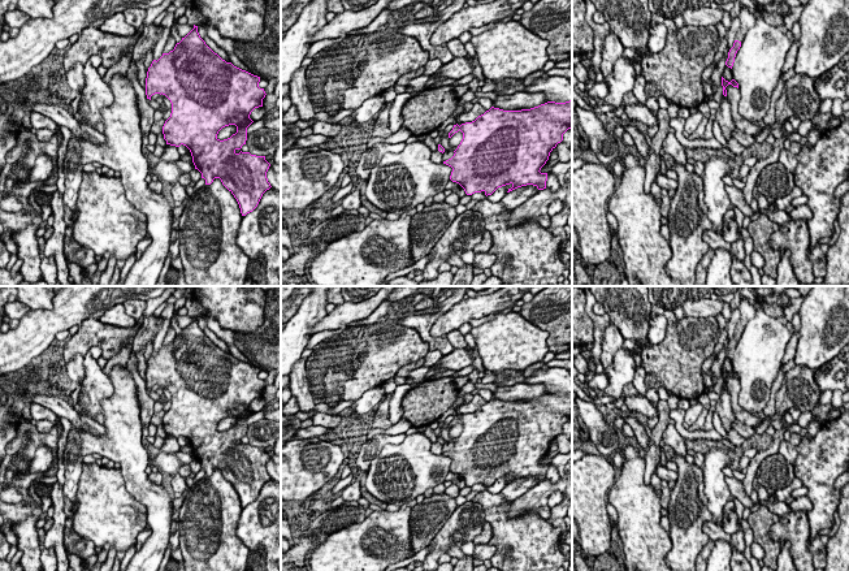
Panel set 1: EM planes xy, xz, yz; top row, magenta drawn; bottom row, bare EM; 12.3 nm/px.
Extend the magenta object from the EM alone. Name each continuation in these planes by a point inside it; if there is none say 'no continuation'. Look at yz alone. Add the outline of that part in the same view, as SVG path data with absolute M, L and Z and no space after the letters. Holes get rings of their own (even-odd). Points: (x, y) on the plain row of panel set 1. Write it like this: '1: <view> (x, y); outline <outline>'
1: yz (746, 311); outline M744 298L744 299L740 302L738 312L740 312L740 319L738 319L738 323L737 323L737 325L736 325L735 332L742 333L742 332L744 332L744 328L746 326L746 324L748 324L751 319L754 319L757 311L755 311L754 307L749 303L749 300L748 300L746 298Z

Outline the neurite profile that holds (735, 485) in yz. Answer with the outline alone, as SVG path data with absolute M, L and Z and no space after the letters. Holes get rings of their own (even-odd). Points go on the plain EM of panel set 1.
M725 477L725 483L728 485L728 489L731 490L731 496L736 497L746 509L750 509L754 506L754 502L751 501L750 496L745 493L745 489L742 486L742 483L737 480L736 477Z

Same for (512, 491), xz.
M533 476L521 477L507 484L502 489L501 494L504 497L506 501L515 501L538 483L540 481L537 480L537 477Z

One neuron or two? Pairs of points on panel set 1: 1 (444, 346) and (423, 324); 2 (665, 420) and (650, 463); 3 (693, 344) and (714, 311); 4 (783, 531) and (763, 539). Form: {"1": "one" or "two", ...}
{"1": "one", "2": "one", "3": "two", "4": "two"}

